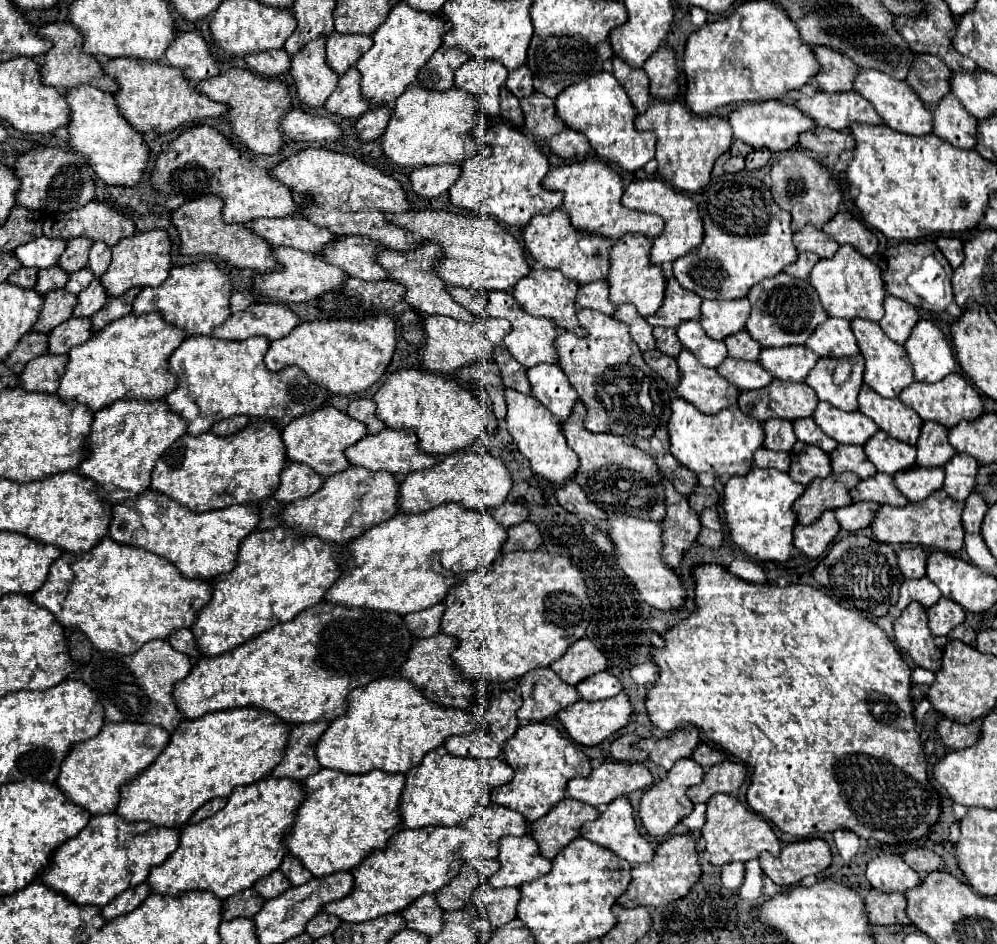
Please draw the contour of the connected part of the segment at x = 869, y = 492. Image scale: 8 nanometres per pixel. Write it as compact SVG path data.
M877 474L867 480L861 480L853 490L851 498L855 502L859 500L873 500L877 504L889 504L889 506L905 506L909 500L903 498L903 494L897 490L893 476L887 474Z

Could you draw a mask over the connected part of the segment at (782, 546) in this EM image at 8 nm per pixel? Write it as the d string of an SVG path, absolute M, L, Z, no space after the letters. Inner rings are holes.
M751 468L745 476L733 476L725 484L723 508L731 540L757 562L787 562L793 556L793 528L797 516L793 512L795 500L805 492L805 486L793 482L787 472Z

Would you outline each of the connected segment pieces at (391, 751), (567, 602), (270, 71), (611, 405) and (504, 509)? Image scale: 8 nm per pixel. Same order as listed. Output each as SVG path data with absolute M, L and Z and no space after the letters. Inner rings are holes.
M379 678L351 692L347 714L333 720L319 740L317 760L323 768L345 774L367 774L371 770L405 774L409 768L419 766L427 752L445 744L449 736L485 728L485 718L477 720L465 710L427 700L407 678Z
M543 550L501 554L493 568L483 568L459 576L459 584L455 584L447 594L445 606L447 610L441 622L441 630L445 634L457 636L459 640L459 646L453 652L457 670L467 678L483 676L495 682L521 678L529 670L545 668L559 660L573 642L585 636L585 630L593 620L593 606L587 596L581 570L573 566L569 558Z
M269 50L269 52L259 52L259 54L247 54L245 62L249 64L253 72L265 78L275 78L289 70L291 58L287 56L285 50Z
M581 308L577 316L589 336L581 338L565 330L557 336L555 346L559 366L587 406L585 428L589 432L607 432L629 438L653 436L657 428L665 428L671 418L669 384L643 362L643 354L633 342L627 324L585 308Z
M505 502L499 508L491 510L491 514L495 516L495 520L499 520L499 524L503 524L505 528L517 526L521 522L525 522L529 518L529 510L525 512L523 504L515 504L515 502Z

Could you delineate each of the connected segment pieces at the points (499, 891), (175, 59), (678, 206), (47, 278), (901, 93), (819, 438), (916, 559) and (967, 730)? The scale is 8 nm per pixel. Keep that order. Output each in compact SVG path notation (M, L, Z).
M479 888L475 892L473 902L479 904L481 910L489 912L489 920L493 928L505 926L517 916L517 904L519 904L519 888Z
M181 32L171 48L165 52L165 62L181 68L191 84L213 78L219 74L219 62L213 56L209 44L197 32Z
M635 180L631 182L621 198L621 204L627 208L635 208L635 210L643 210L643 212L651 212L651 214L659 214L665 220L665 230L661 236L657 236L653 240L653 248L651 248L651 262L661 266L661 264L669 264L673 260L677 260L679 256L685 256L689 250L697 248L697 244L703 240L703 222L699 216L699 208L693 202L691 196L671 188L667 182L663 180Z
M53 266L53 268L47 268L47 270L39 270L39 278L37 278L35 290L39 294L47 294L51 290L65 288L67 280L69 280L69 274L59 266Z
M863 68L855 80L855 90L875 106L875 110L879 112L879 116L883 118L883 122L889 128L903 132L903 134L911 134L911 136L925 136L925 134L933 132L931 108L927 108L923 104L923 100L919 100L915 90L907 82L897 82L883 72Z
M799 418L799 420L793 422L793 428L795 428L795 434L801 442L819 446L827 454L831 454L839 446L839 442L835 442L833 438L829 438L827 434L821 432L821 428L815 424L813 418Z
M905 546L897 552L899 568L905 578L923 578L925 576L925 564L927 564L927 552L921 546Z
M941 720L937 726L937 732L945 746L957 750L957 748L969 748L973 746L981 736L981 720L975 720L971 724L959 724L953 720Z

